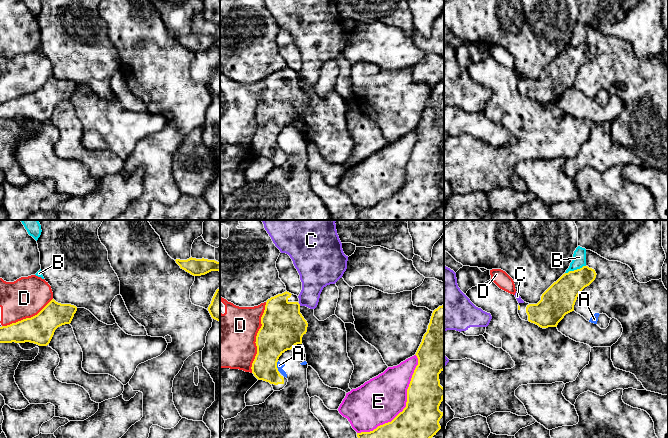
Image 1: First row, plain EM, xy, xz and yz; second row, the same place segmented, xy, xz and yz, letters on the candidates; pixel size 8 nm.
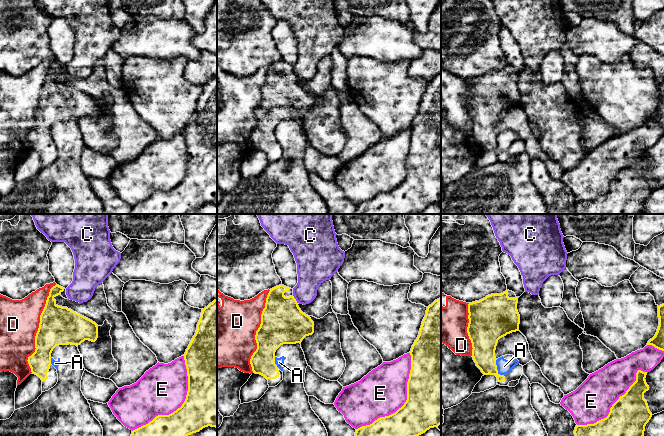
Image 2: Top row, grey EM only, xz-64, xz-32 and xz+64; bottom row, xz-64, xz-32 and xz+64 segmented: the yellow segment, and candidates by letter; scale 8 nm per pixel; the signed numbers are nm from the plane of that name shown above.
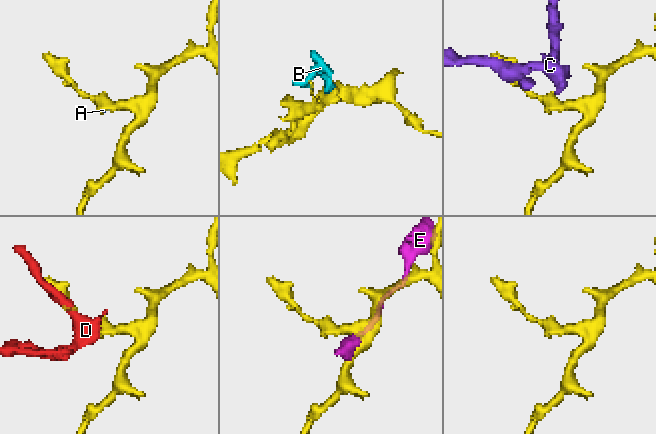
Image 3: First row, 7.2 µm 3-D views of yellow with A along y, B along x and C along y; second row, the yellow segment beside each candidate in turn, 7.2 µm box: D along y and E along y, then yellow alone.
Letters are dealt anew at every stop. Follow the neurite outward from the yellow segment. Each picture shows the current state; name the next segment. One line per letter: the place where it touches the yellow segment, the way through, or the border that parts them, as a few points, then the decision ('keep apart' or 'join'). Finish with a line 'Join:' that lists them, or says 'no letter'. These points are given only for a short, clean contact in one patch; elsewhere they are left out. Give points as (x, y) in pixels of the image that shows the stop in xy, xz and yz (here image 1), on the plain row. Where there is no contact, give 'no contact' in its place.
A: contact xz (276, 142); border xz (277, 137), (277, 145), (279, 147); keep apart
B: contact yz (575, 46); border yz (585, 41), (565, 49); keep apart
C: contact xz (299, 80); border xz (298, 79), (300, 81); keep apart
D: contact xz (256, 113); keep apart
E: contact xz (406, 181); keep apart
Join: no letter

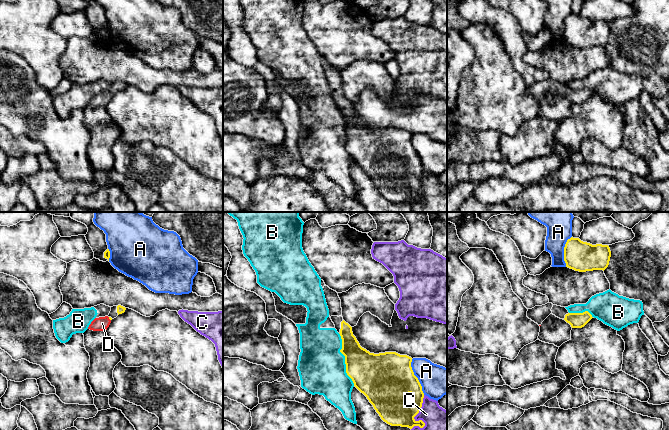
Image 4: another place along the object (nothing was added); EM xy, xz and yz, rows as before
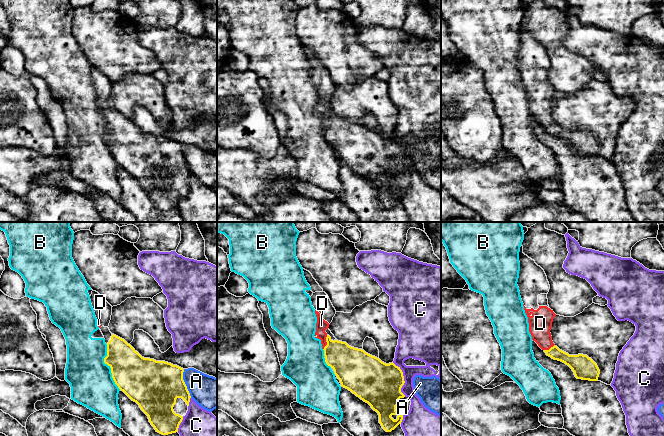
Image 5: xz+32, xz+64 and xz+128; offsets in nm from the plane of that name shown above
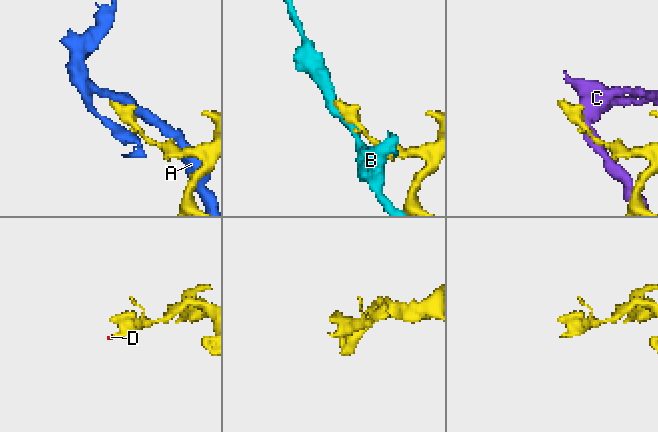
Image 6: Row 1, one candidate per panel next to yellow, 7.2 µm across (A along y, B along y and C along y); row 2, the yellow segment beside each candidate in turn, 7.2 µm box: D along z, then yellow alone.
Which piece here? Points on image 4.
A: contact xz (416, 153); keep apart
B: contact xz (345, 135); keep apart
C: contact xz (414, 195); keep apart
D: contact xy (109, 94); way xy (110, 94), (109, 94), (102, 99); join
Join: D

